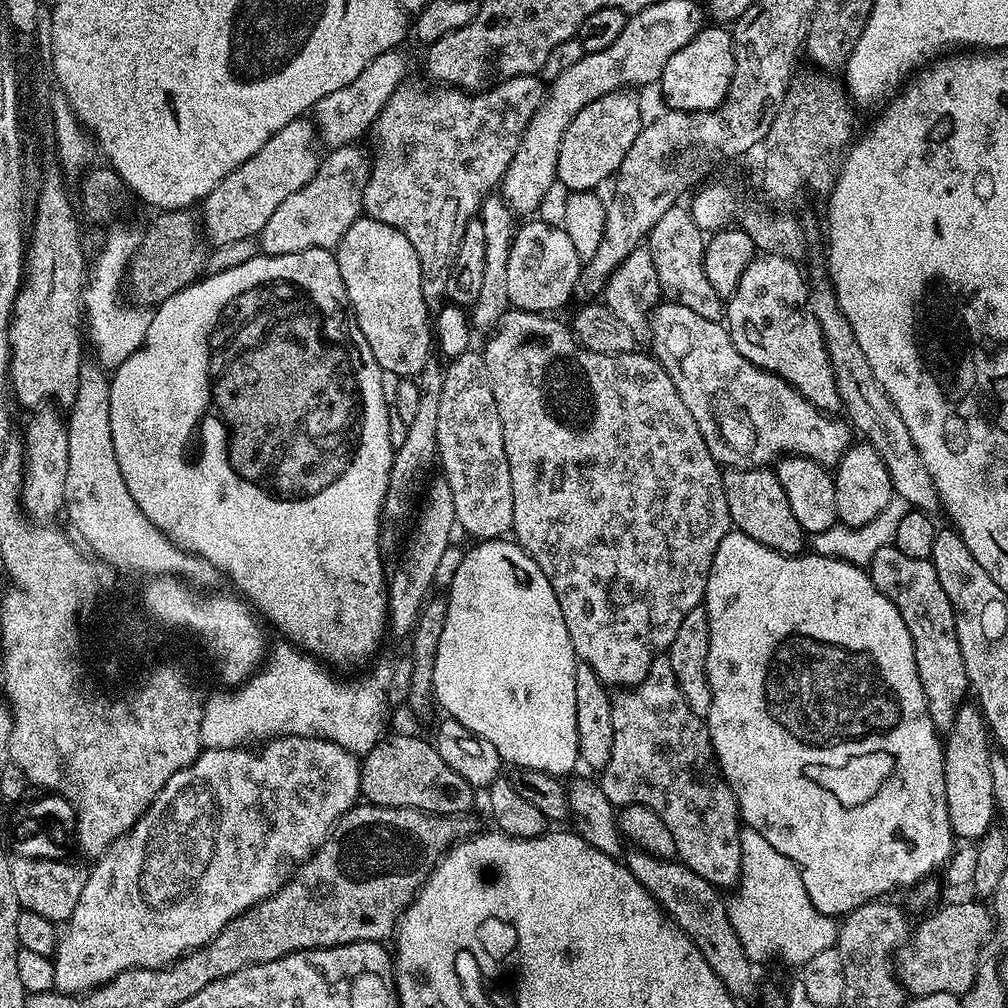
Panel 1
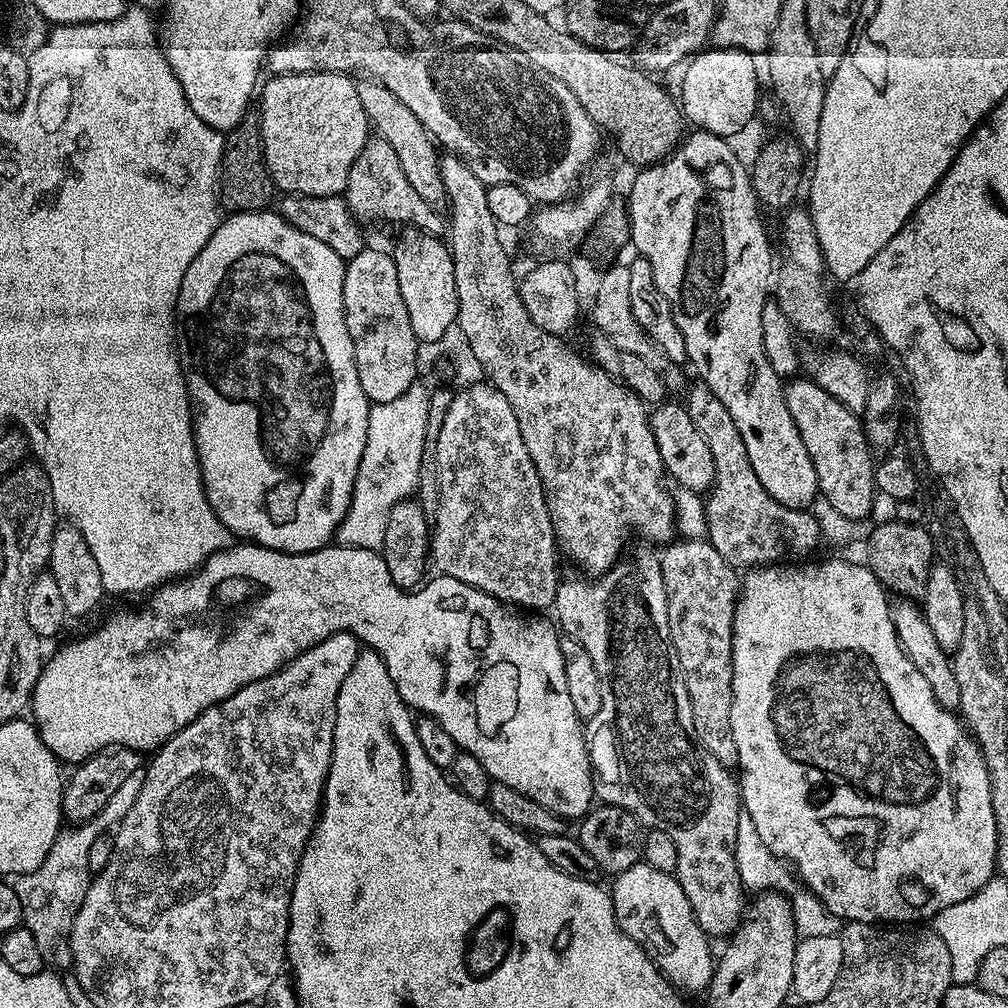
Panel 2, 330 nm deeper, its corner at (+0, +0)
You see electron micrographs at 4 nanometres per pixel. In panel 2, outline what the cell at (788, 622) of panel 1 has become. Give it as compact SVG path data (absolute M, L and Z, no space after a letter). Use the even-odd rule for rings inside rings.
M824 560L821 564L808 564L805 568L799 568L796 562L781 562L779 564L765 564L758 568L745 571L742 576L740 595L736 598L736 613L734 614L734 634L732 635L732 665L734 666L734 678L732 679L732 706L730 708L731 726L734 730L734 746L738 746L738 783L740 786L740 798L743 811L754 822L754 830L766 842L768 849L778 859L787 862L794 869L804 887L819 896L820 901L842 922L857 920L867 924L879 924L881 926L912 926L917 922L931 921L939 912L946 910L946 906L954 906L954 902L962 902L970 898L986 882L997 875L996 866L996 823L994 822L994 806L990 806L990 781L987 777L986 766L983 762L983 754L980 747L971 735L966 731L965 725L958 719L955 711L941 706L938 698L934 698L934 690L926 683L926 678L918 674L914 662L906 658L902 646L898 642L898 634L894 630L894 622L890 618L889 593L886 591L879 578L874 575L872 569L863 563L851 564L848 560Z

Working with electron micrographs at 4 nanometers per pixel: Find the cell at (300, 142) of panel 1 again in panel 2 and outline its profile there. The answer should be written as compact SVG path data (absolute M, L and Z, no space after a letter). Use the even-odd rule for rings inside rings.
M303 72L266 80L258 92L258 119L264 161L273 185L290 196L341 195L347 189L354 162L370 139L368 115L362 110L362 98L358 98L357 81L343 72Z

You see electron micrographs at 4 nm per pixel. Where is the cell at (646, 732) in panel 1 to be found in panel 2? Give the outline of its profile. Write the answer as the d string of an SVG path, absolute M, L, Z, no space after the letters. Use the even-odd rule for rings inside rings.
M651 547L640 548L633 556L625 555L617 560L611 570L597 575L587 584L584 580L564 580L561 579L556 585L556 603L554 605L555 623L559 631L565 636L572 636L590 654L590 659L594 661L594 666L598 670L598 682L602 682L602 707L598 709L598 714L586 728L586 743L588 746L588 759L592 761L594 773L594 796L600 804L617 804L619 808L630 810L634 818L638 818L645 829L657 828L666 830L670 834L670 839L674 841L674 847L678 849L678 866L674 873L677 882L686 890L686 899L690 902L690 910L694 910L694 918L698 926L710 938L716 936L731 937L732 933L740 927L746 916L746 900L744 895L746 889L744 883L740 881L738 874L738 862L736 861L736 839L738 838L738 818L742 814L742 801L740 798L740 786L737 777L702 742L698 742L696 731L694 730L694 718L690 710L690 698L686 694L686 682L682 678L682 670L678 662L678 654L674 650L674 642L670 638L670 622L668 621L668 607L666 606L666 590L662 582L662 570L660 569L659 555Z

